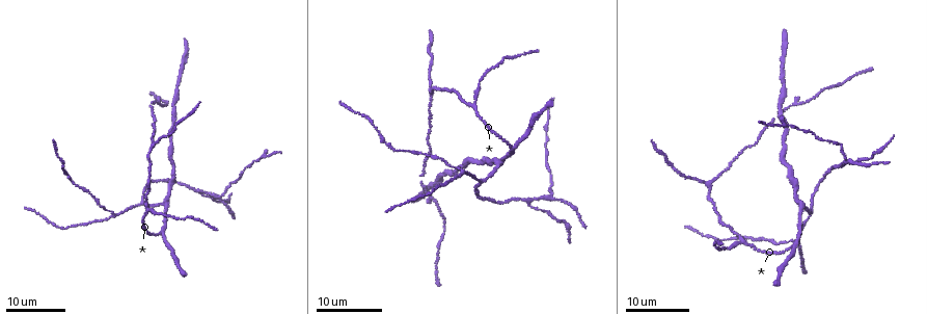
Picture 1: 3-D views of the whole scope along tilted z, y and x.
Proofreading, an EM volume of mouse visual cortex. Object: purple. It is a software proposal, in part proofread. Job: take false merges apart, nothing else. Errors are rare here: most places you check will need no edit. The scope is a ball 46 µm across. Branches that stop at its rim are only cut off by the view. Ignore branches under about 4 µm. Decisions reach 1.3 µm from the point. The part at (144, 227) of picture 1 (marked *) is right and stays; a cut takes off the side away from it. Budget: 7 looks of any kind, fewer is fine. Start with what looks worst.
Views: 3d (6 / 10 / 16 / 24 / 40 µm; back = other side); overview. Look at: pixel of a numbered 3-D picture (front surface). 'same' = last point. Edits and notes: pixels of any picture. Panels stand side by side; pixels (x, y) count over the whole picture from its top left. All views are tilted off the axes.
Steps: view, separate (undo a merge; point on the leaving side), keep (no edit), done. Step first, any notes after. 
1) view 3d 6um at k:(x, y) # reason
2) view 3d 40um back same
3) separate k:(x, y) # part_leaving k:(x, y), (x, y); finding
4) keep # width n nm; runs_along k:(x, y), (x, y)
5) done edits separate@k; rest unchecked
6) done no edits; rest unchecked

view 3d 16um at 1:(140, 202) # three arms meet

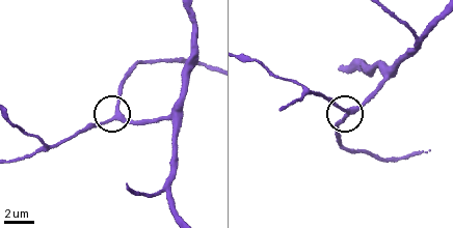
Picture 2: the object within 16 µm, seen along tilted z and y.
view 3d 10um at 2:(117, 117)

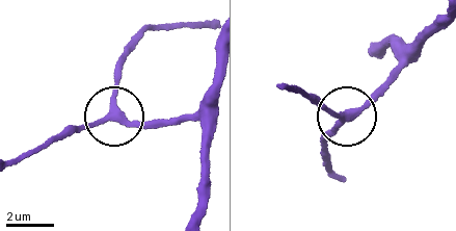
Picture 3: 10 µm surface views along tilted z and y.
keep # arms 3; continuous, no second cell

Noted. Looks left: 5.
view 3d 16um at 1:(221, 199) # thin arm on a thick one

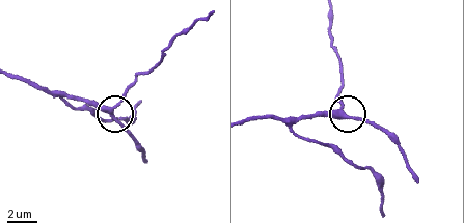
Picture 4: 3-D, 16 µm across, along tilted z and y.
view 3d 10um at 4:(341, 113)

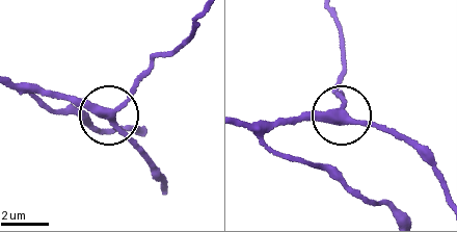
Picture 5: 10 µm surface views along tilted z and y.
view 3d 10um back at 5:(112, 114)

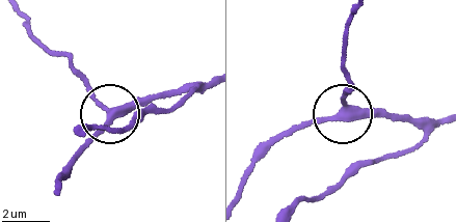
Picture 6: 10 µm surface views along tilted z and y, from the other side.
keep # side_arm 8 um; arms 3; continuous, no second cell

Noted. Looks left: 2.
view 3d 16um at 1:(706, 181) # three-way junction

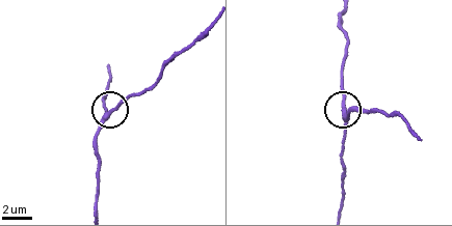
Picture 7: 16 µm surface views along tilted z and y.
view 3d 10um at 7:(107, 113)

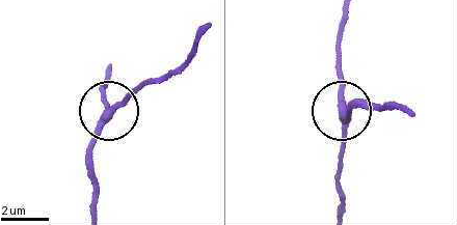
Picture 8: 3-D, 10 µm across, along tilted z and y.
keep # runs_along 8:(95, 207), (88, 150), (98, 121), (137, 89); all the same cell

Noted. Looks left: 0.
done no edits; rest unchecked

